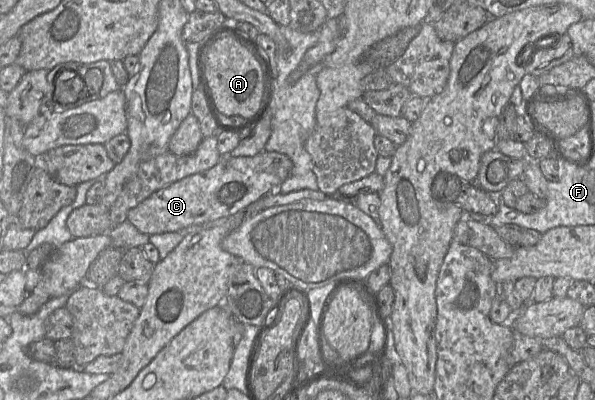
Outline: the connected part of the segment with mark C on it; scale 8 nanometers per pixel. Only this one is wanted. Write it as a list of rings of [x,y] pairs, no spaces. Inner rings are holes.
[[[263,150],[255,156],[222,156],[212,168],[173,182],[150,195],[128,212],[127,221],[141,233],[155,235],[228,217],[279,188],[292,169],[292,160],[279,152]]]

